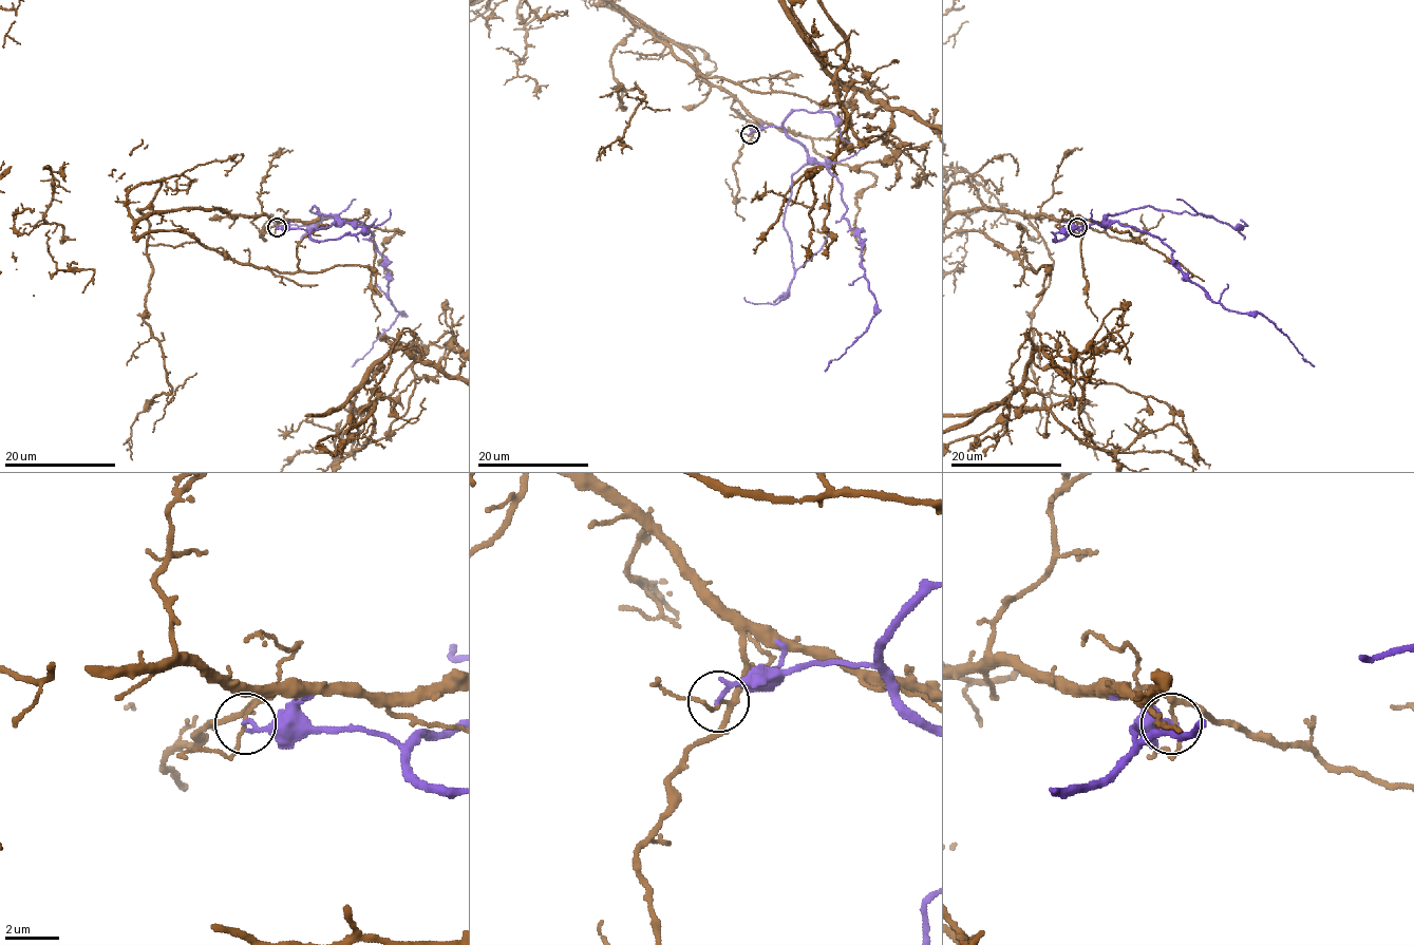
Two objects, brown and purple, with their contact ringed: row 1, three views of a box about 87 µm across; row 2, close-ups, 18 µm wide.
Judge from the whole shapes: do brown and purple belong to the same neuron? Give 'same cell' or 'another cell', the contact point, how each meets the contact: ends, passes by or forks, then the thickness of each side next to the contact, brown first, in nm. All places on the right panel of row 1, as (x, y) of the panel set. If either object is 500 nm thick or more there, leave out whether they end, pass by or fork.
another cell; place (1077, 227); brown forks; purple ends; calibres 90 and 160 nm

